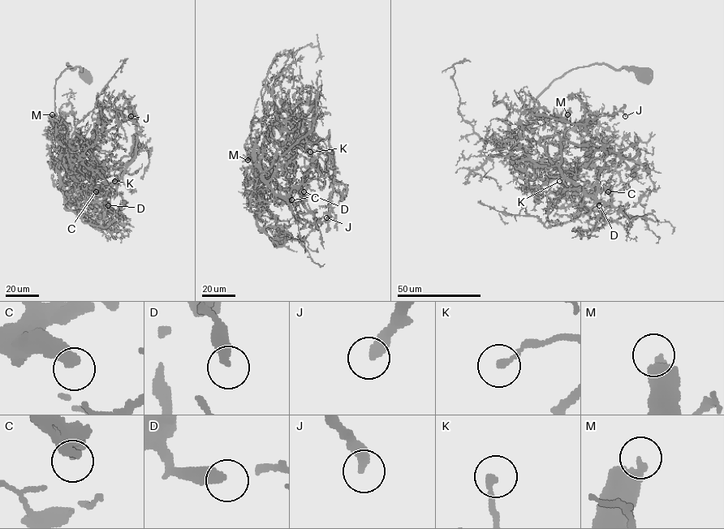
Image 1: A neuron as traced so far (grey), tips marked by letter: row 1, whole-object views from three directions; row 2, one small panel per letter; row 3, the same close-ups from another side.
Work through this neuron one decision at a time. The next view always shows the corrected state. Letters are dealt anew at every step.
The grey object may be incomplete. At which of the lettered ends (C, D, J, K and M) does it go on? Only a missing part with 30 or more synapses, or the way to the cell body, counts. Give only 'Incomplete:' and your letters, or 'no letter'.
Incomplete: M

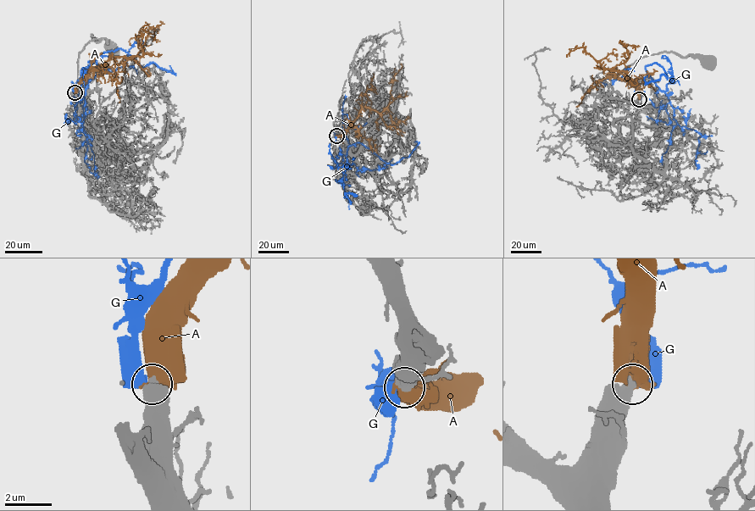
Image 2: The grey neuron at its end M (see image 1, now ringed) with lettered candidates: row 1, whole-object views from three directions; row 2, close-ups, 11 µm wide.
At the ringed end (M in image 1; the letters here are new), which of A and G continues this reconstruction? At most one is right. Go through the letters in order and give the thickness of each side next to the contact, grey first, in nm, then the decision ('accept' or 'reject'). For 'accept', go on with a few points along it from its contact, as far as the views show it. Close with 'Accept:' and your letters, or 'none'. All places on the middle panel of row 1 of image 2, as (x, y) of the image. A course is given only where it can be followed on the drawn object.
A: 600/750 nm | accept | via (336, 136), (349, 126), (362, 108), (380, 112), (391, 102), (391, 81), (402, 67), (400, 63)
G: 650/600 nm | reject
Accept: A

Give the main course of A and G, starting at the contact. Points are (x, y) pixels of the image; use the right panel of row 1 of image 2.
A: (639, 98), (639, 90), (630, 80), (611, 73), (614, 69), (602, 68), (583, 47), (567, 57)
G: (639, 98), (636, 80), (649, 76), (667, 97), (675, 121), (701, 135), (695, 161), (698, 168)

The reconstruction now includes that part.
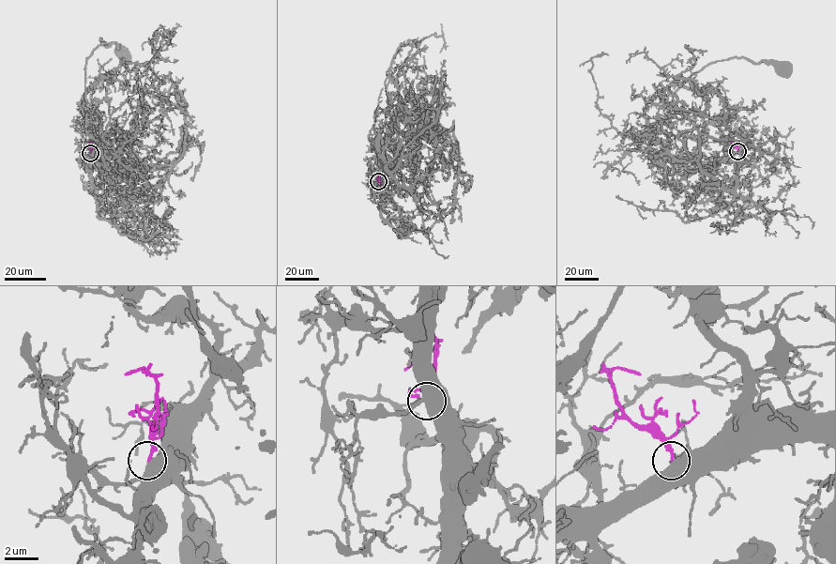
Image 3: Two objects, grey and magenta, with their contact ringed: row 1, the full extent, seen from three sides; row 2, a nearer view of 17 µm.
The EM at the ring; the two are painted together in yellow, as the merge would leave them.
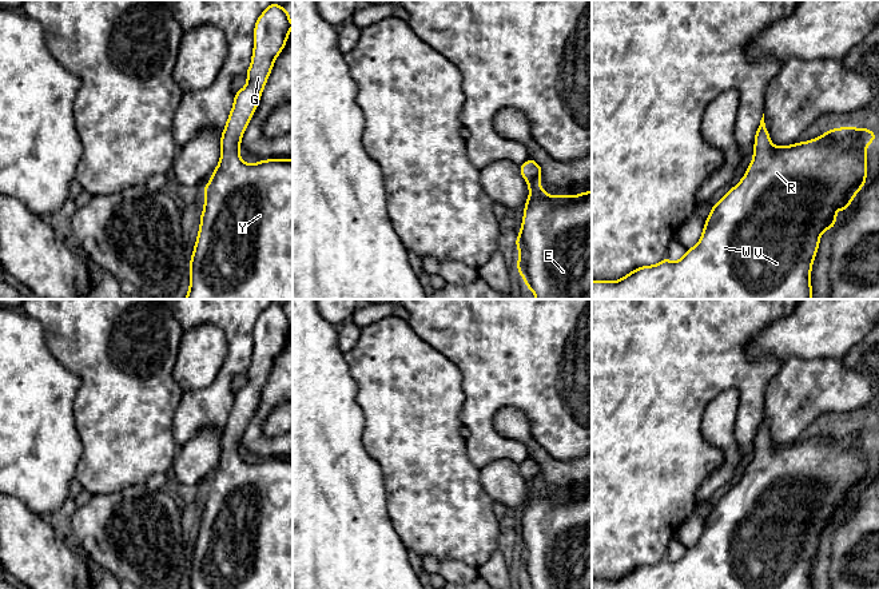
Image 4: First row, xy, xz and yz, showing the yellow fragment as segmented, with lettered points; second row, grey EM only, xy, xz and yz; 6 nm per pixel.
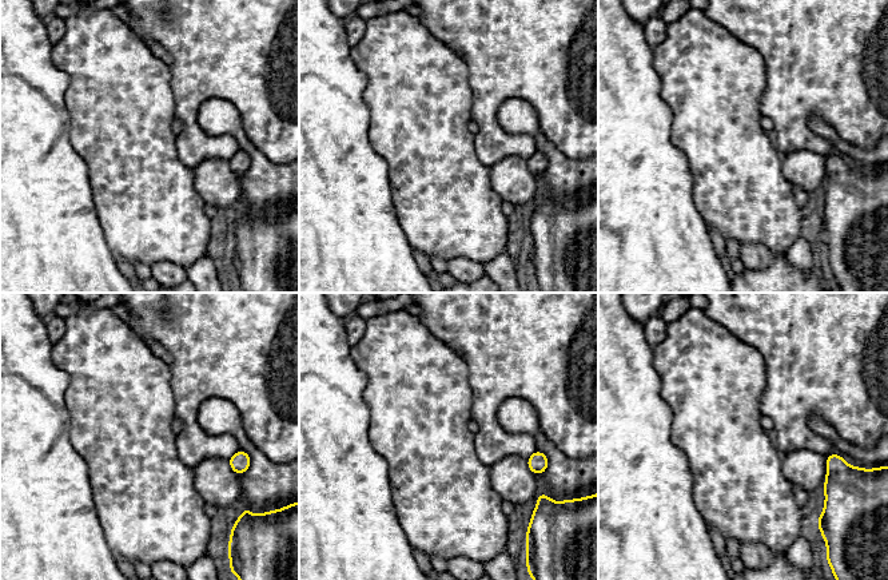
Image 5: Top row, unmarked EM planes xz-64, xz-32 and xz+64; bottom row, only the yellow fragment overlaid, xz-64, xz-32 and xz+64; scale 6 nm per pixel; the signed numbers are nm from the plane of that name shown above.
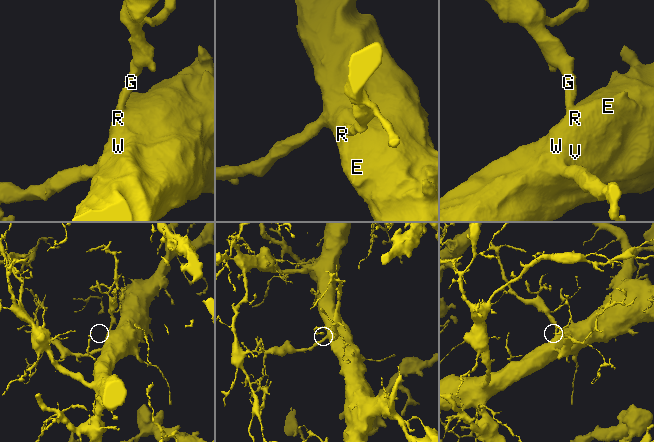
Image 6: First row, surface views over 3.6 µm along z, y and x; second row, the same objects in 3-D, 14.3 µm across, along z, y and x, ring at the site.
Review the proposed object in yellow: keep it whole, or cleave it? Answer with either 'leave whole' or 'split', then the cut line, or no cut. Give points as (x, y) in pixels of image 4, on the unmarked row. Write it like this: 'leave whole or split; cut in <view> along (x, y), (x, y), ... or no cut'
leave whole; no cut

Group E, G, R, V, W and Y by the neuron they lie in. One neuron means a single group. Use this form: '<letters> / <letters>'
E G R V W Y

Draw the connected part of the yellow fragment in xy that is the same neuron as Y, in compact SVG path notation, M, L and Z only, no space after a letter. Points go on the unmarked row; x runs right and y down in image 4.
M271 302L258 317L254 327L254 351L247 369L247 385L234 395L234 405L223 429L222 453L211 479L206 483L204 508L190 565L190 589L293 589L293 458L259 459L246 463L240 455L240 439L259 403L260 393L277 355L286 345L293 329L285 306Z

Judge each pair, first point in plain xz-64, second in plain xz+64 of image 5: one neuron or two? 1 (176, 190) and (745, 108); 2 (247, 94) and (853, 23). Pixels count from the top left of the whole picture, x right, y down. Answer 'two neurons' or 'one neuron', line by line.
1: one neuron
2: one neuron

